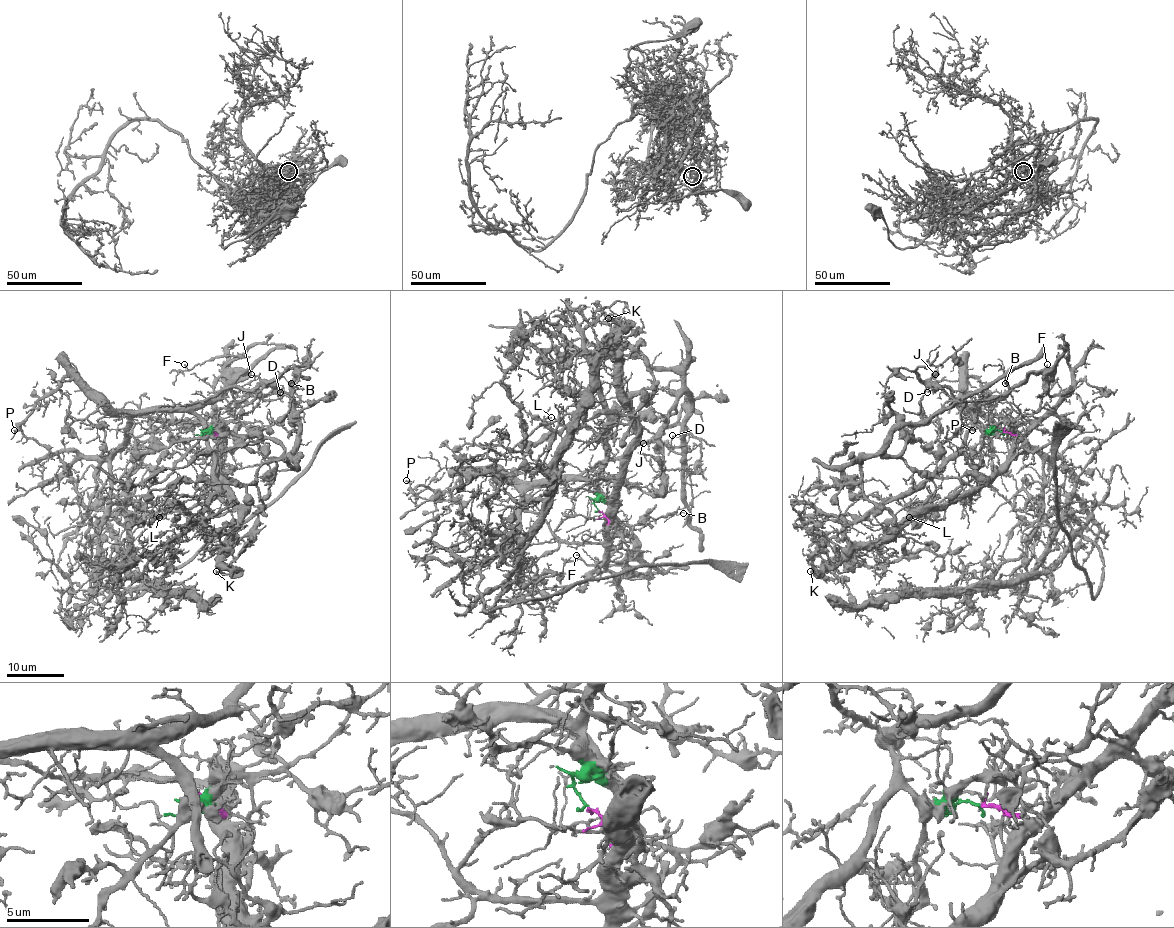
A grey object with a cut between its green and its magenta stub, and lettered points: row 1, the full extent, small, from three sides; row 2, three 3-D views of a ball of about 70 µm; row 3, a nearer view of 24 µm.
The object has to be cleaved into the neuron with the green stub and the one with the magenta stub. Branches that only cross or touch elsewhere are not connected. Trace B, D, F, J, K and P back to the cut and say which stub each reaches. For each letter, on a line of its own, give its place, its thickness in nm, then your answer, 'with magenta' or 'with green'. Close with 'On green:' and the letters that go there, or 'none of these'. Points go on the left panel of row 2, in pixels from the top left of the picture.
B: (291, 383) | 50 nm | with green
D: (280, 392) | 140 nm | with green
F: (184, 364) | 130 nm | with magenta
J: (251, 374) | 130 nm | with green
K: (216, 571) | 180 nm | with magenta
P: (14, 430) | 140 nm | with green
On green: B, D, J, P

